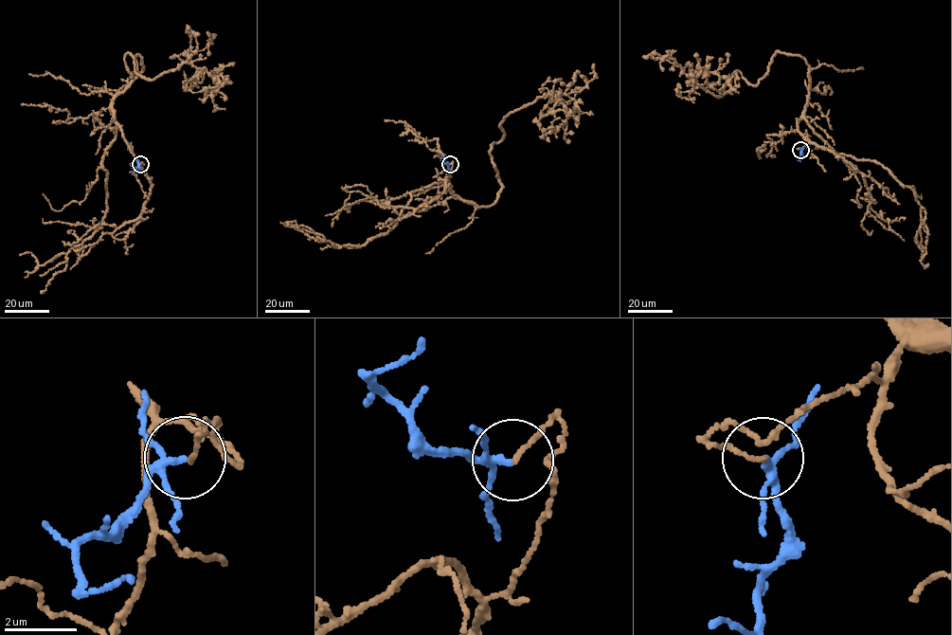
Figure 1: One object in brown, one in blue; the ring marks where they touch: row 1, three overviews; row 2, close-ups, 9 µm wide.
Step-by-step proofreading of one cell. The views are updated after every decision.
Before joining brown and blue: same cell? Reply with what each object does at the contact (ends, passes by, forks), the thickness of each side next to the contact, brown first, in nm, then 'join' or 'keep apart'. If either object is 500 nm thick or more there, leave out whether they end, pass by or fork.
brown ends | blue forks | 110/140 nm | keep apart

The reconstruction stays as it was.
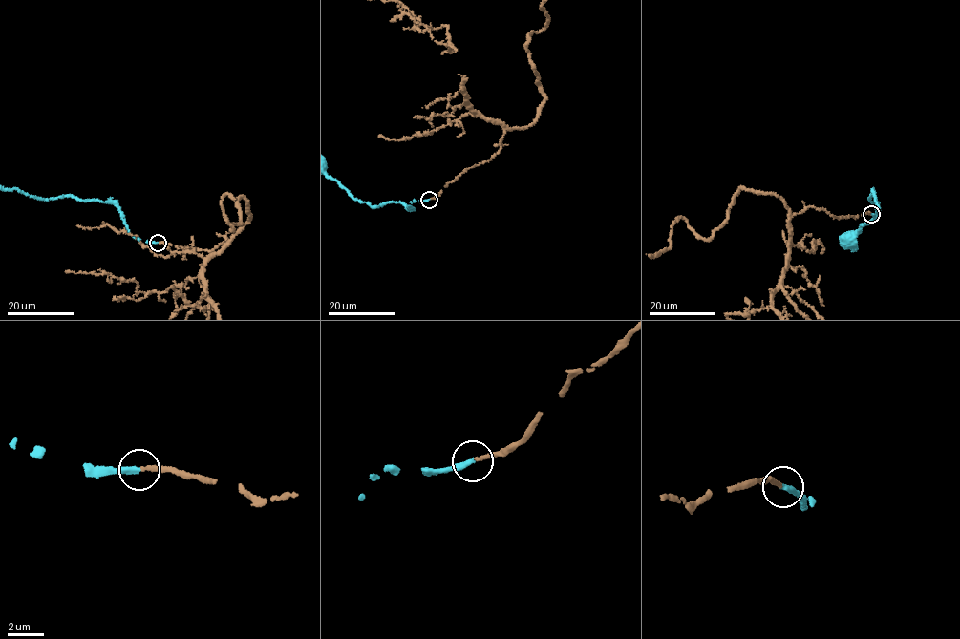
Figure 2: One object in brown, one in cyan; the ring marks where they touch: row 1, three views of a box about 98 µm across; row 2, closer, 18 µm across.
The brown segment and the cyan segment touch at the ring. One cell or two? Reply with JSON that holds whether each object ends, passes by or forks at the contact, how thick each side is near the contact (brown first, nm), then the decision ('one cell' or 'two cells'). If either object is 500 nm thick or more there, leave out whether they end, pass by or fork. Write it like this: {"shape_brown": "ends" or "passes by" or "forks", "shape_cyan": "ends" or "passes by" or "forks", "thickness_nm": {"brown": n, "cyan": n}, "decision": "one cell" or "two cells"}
{"shape_brown": "ends", "shape_cyan": "ends", "thickness_nm": {"brown": 240, "cyan": 320}, "decision": "one cell"}

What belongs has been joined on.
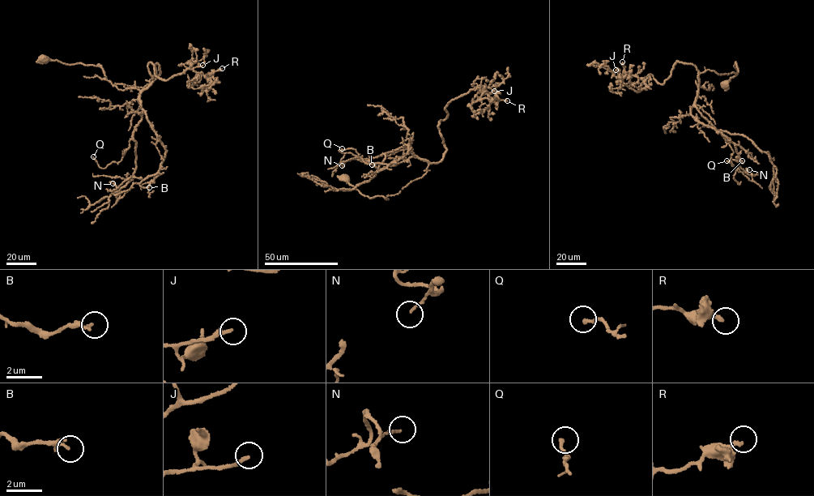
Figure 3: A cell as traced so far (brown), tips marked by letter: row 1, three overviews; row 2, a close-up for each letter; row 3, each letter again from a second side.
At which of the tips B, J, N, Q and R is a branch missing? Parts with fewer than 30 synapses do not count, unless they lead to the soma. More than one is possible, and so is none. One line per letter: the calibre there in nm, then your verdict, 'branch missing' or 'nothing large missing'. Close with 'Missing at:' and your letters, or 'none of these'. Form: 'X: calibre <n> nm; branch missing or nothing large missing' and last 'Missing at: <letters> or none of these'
B: calibre 200 nm; nothing large missing
J: calibre 240 nm; branch missing
N: calibre 100 nm; nothing large missing
Q: calibre 160 nm; nothing large missing
R: calibre 240 nm; nothing large missing
Missing at: J

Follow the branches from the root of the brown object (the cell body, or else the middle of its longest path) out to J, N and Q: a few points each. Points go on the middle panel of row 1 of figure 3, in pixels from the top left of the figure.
J: (344, 177), (369, 198), (399, 193), (442, 159), (439, 122), (449, 102), (470, 90), (494, 91)
N: (344, 177), (387, 198), (428, 163), (410, 138), (406, 154), (387, 164), (342, 165)
Q: (344, 177), (363, 195), (387, 198), (423, 176), (428, 163), (409, 145), (363, 159), (342, 148)

